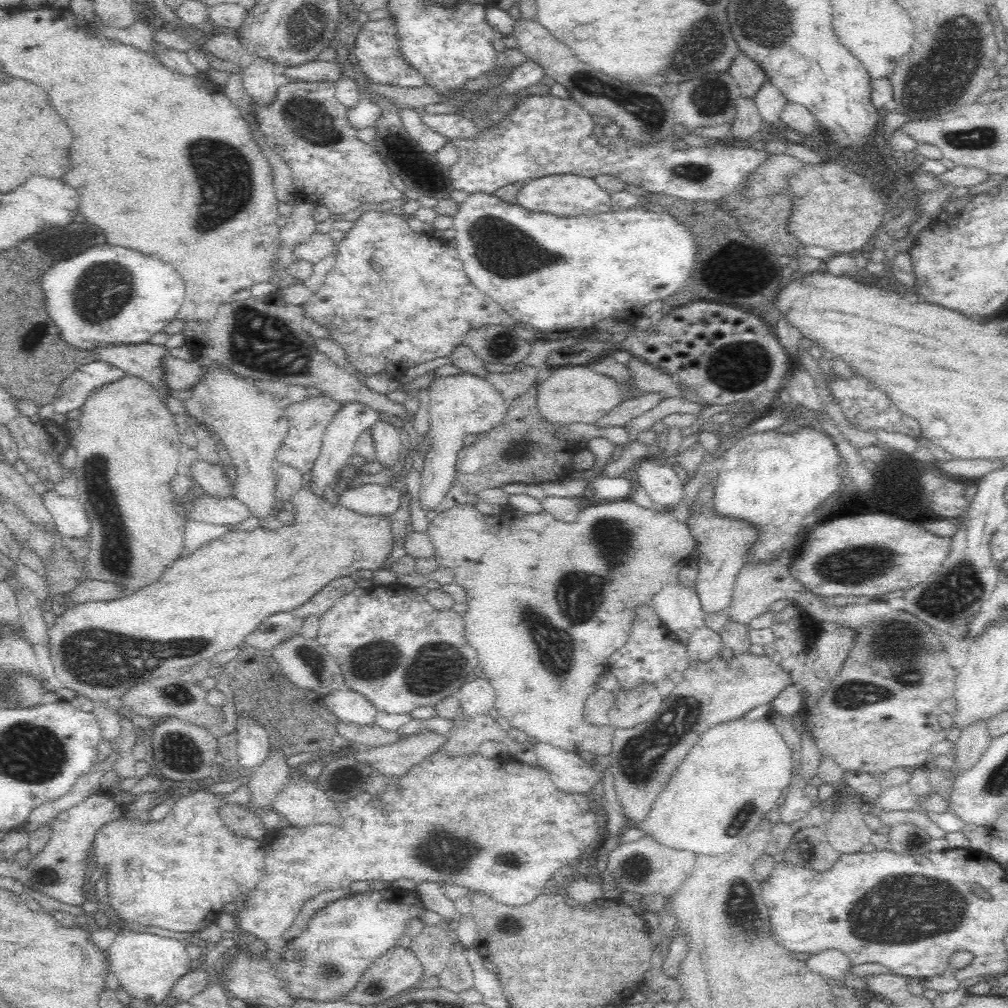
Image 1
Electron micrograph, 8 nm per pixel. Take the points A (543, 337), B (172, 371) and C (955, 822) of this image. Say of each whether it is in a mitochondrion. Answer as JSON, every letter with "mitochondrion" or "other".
{"A":"other","B":"other","C":"other"}

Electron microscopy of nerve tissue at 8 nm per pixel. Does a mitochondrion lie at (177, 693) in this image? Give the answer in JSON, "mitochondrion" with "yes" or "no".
{"mitochondrion":"yes"}

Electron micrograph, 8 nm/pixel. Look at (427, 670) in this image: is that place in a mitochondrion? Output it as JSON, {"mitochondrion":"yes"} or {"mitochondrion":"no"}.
{"mitochondrion":"yes"}

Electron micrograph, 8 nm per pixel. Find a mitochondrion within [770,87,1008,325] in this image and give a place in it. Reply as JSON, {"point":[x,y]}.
{"point":[968,138]}

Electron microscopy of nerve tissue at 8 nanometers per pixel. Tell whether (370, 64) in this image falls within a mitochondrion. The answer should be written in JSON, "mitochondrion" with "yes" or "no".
{"mitochondrion":"no"}

